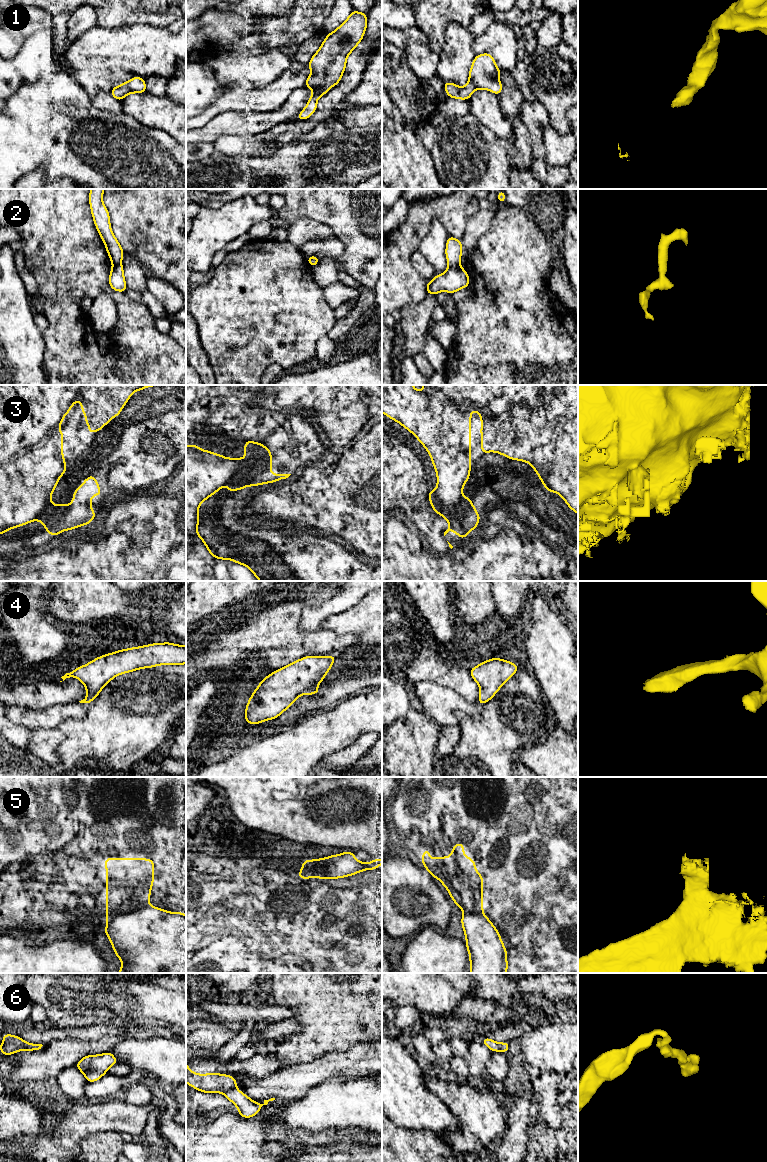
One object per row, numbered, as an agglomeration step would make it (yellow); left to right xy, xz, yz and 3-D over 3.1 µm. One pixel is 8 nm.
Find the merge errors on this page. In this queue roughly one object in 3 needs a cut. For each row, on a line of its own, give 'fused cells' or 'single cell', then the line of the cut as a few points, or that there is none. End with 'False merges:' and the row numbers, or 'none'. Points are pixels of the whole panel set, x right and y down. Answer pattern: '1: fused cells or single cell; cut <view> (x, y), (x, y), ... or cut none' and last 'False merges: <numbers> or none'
1: single cell; cut none
2: single cell; cut none
3: single cell; cut none
4: single cell; cut none
5: fused cells; cut xy (136, 908), (118, 913), (106, 919)
6: single cell; cut none
False merges: 5

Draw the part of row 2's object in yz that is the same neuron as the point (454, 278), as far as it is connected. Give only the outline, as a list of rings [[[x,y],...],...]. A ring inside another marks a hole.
[[[448,236],[445,255],[449,268],[441,275],[436,275],[427,283],[427,294],[437,295],[441,291],[453,294],[470,284],[468,273],[459,265],[462,255],[462,241]]]

